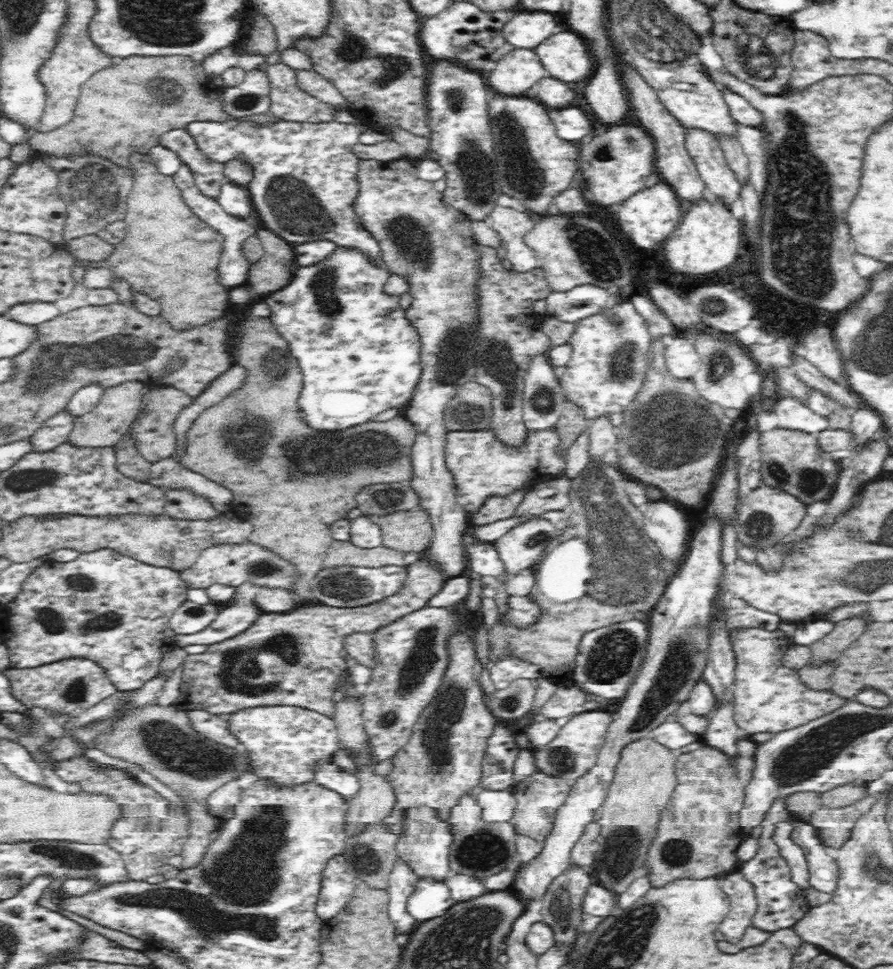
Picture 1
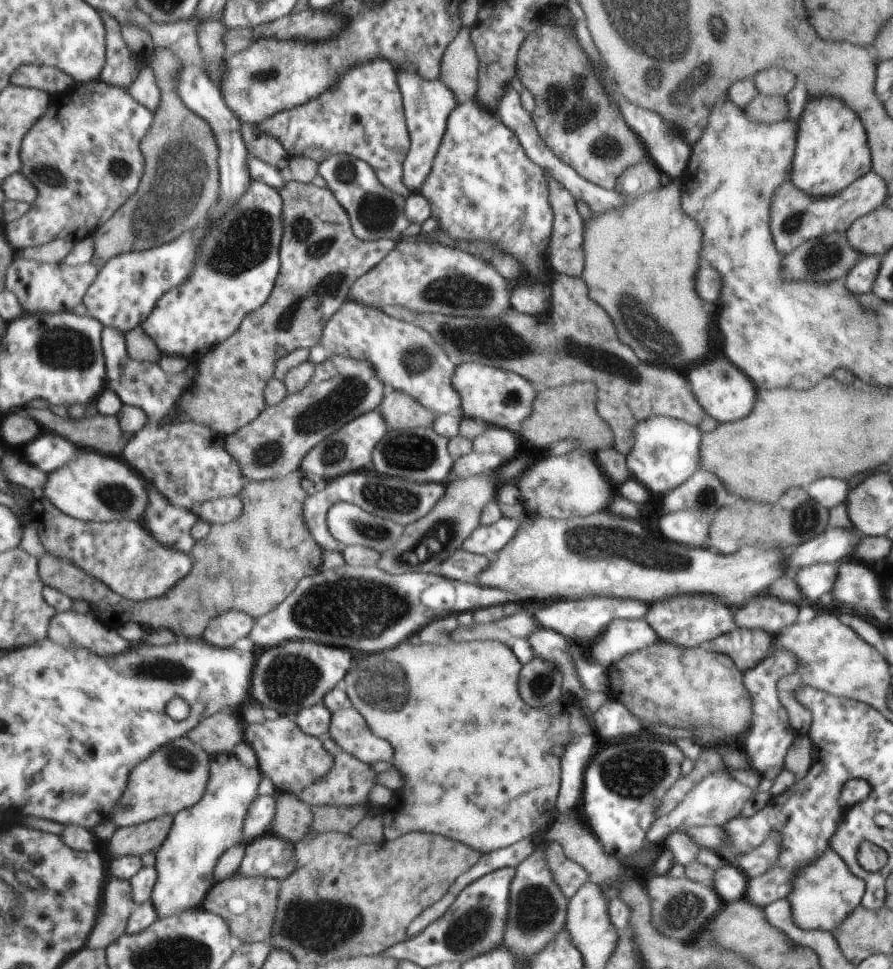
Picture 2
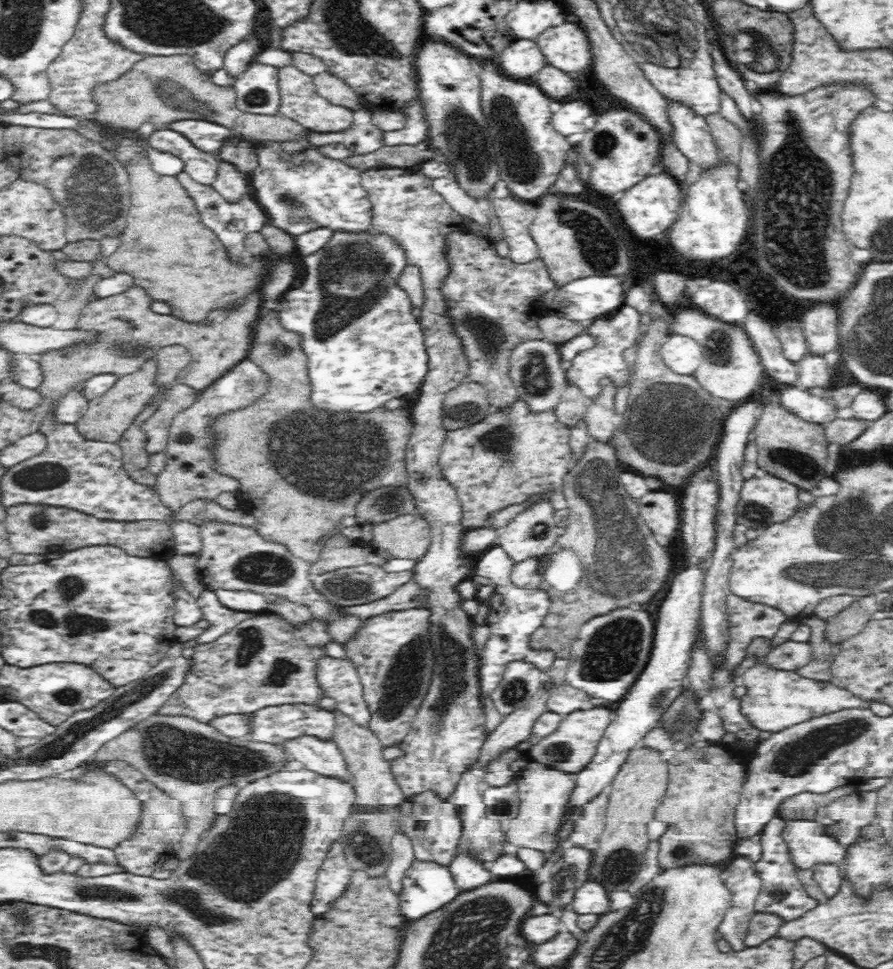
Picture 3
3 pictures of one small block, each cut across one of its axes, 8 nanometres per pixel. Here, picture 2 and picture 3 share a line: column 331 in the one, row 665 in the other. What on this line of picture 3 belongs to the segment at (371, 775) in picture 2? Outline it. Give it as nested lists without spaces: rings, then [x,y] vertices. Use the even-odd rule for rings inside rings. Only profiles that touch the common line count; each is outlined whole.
[[[785,641],[774,647],[765,658],[765,663],[778,670],[797,671],[808,664],[812,658],[812,645]]]

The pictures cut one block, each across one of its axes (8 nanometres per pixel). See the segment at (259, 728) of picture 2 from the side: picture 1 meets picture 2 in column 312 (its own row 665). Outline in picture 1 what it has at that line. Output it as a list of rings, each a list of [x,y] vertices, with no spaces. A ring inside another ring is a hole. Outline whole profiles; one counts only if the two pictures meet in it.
[[[739,628],[729,630],[728,633],[731,651],[735,656],[733,719],[747,736],[752,737],[758,732],[776,734],[796,728],[832,712],[845,701],[831,690],[816,692],[802,684],[799,671],[789,669],[782,663],[782,656],[791,642],[778,631]]]

